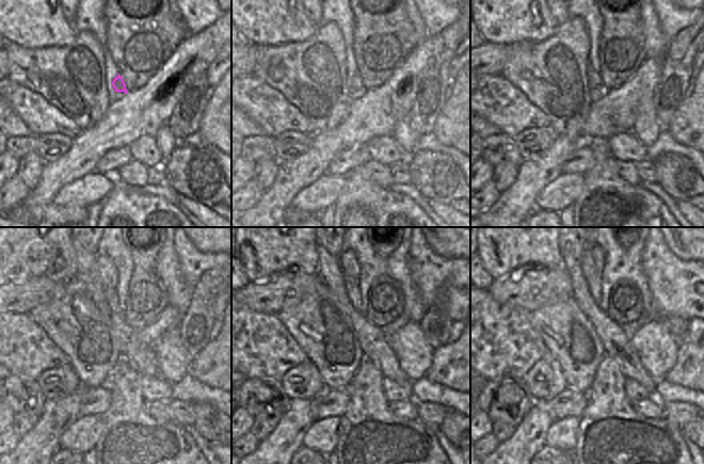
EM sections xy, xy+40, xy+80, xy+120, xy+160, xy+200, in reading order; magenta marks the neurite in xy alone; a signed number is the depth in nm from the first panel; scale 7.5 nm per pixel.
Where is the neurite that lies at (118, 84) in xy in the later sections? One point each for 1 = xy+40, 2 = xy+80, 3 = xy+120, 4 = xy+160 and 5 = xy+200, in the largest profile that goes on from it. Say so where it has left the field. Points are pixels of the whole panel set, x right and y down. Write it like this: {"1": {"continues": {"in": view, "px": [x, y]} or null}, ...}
{"1": {"continues": {"in": "xy+40", "px": [356, 82]}}, "2": {"continues": {"in": "xy+80", "px": [594, 79]}}, "3": {"continues": {"in": "xy+120", "px": [108, 271]}}, "4": {"continues": {"in": "xy+160", "px": [348, 260]}}, "5": {"continues": {"in": "xy+200", "px": [593, 258]}}}

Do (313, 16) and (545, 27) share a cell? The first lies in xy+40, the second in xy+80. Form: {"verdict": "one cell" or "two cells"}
{"verdict": "two cells"}

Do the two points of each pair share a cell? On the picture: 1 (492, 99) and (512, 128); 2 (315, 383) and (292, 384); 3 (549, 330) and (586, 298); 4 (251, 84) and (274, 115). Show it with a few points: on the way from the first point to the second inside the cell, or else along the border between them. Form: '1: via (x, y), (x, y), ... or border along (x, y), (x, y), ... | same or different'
1: via (499, 107), (512, 121) | same
2: via (309, 383), (298, 383) | same
3: border along (573, 297), (592, 325) | different
4: via (251, 92), (267, 108) | same

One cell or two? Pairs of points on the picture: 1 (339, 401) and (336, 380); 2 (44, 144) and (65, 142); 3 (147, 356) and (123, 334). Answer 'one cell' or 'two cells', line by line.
1: two cells
2: one cell
3: one cell

